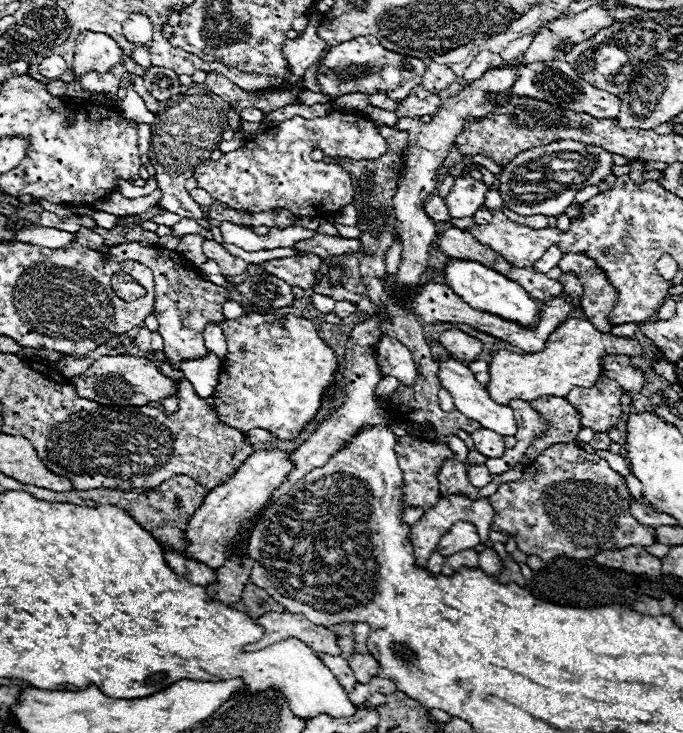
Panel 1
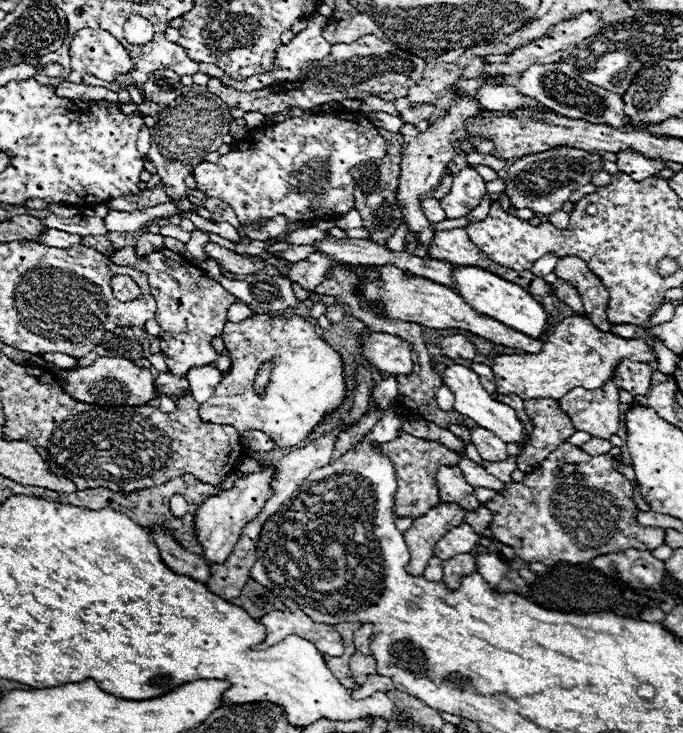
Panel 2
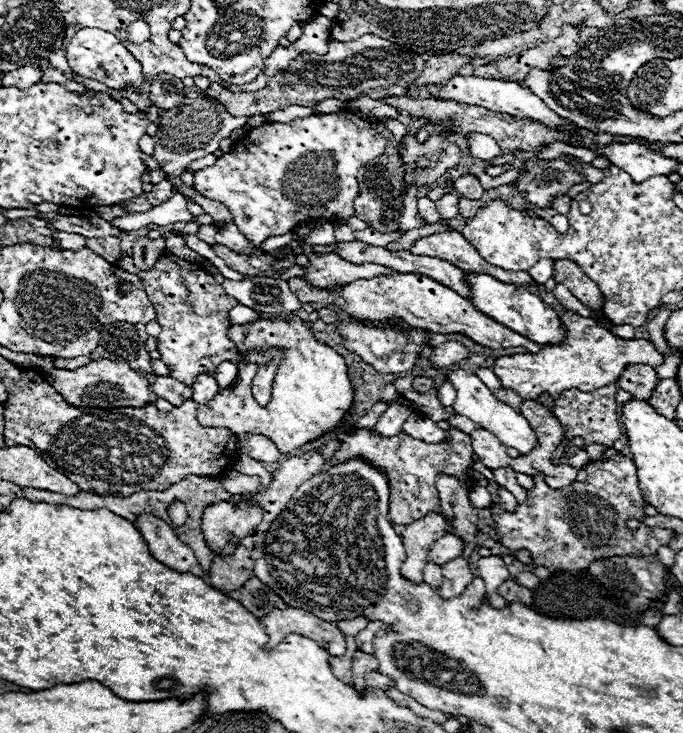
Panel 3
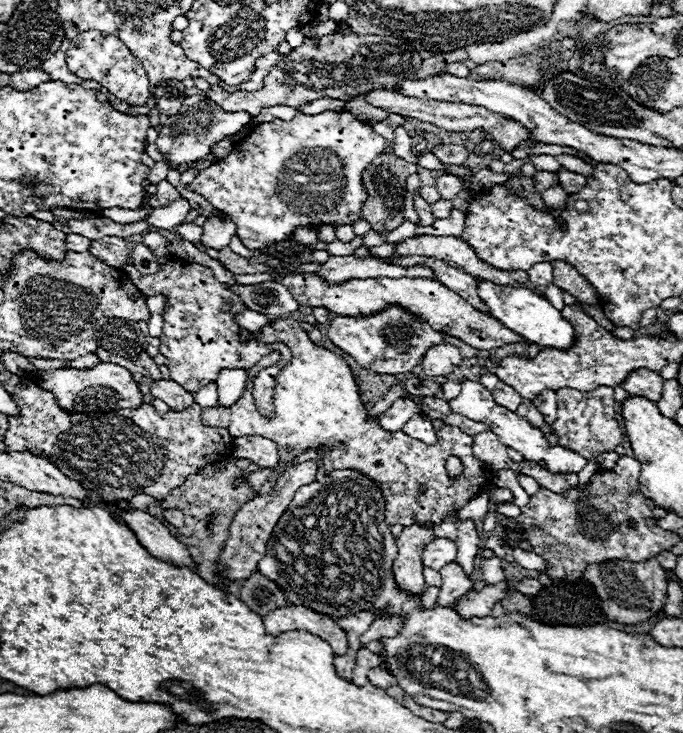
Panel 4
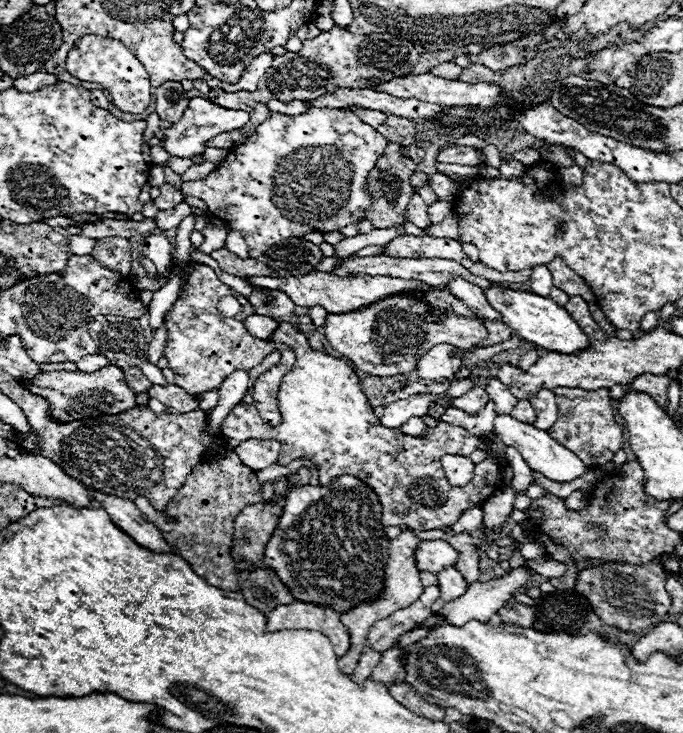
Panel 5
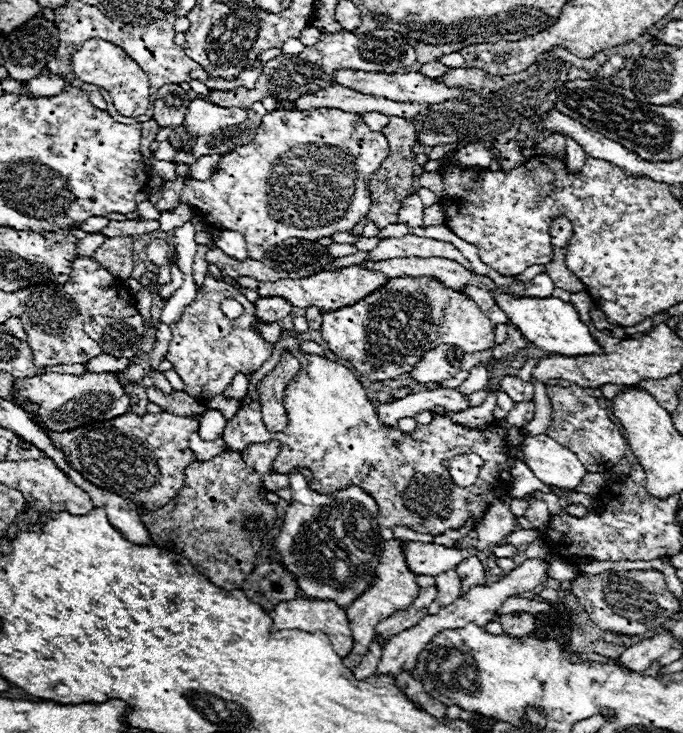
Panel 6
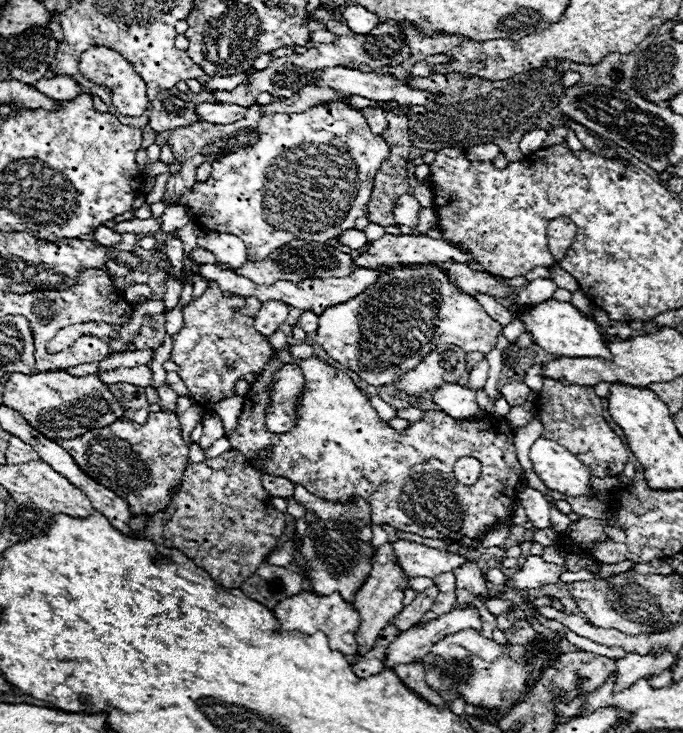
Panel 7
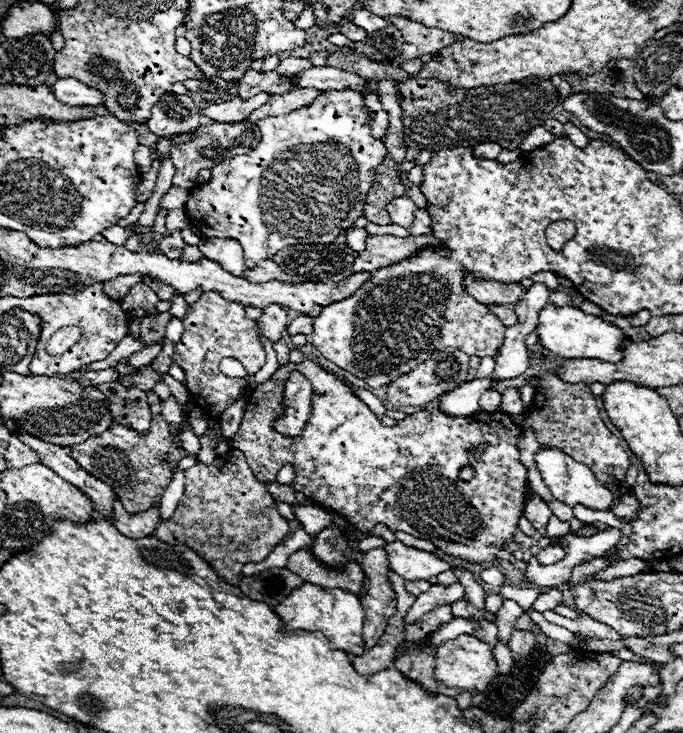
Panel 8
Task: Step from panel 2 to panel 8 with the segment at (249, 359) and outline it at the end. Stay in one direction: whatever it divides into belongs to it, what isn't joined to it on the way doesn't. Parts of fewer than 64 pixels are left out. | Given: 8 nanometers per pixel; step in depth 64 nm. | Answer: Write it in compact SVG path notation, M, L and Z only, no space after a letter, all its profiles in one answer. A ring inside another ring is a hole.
M304 360L304 362L300 362L300 364L288 362L288 366L278 368L266 382L258 384L258 386L250 392L248 404L246 404L246 412L244 412L244 418L242 418L242 424L240 424L240 430L232 436L232 448L238 448L238 450L244 452L248 464L252 466L252 470L254 470L256 478L260 478L260 482L274 481L280 468L282 468L284 464L290 464L290 466L294 468L294 472L296 472L294 488L296 488L298 492L304 492L306 496L310 496L314 502L326 506L328 510L336 510L336 512L344 514L344 516L346 516L354 526L358 526L360 530L372 530L376 524L386 524L386 526L388 526L390 530L394 530L394 532L396 532L396 530L402 530L402 532L408 532L408 534L412 534L412 536L426 538L426 540L434 542L442 552L446 552L446 554L450 554L450 556L454 556L454 558L462 558L462 560L466 560L466 562L488 562L488 560L494 560L494 558L496 558L496 552L504 546L504 542L512 538L512 534L514 534L514 530L516 530L516 522L518 522L518 518L520 518L522 512L524 512L524 502L526 502L528 486L526 486L526 468L524 468L524 464L518 460L518 458L520 458L520 452L518 452L518 436L520 436L520 428L518 428L516 424L512 424L512 420L510 420L508 414L502 414L502 412L492 412L492 414L488 414L488 412L478 412L478 414L474 414L472 418L452 418L452 416L444 414L444 412L438 410L438 408L418 410L416 414L408 416L406 420L400 420L398 426L388 428L388 426L384 426L384 424L376 418L376 414L352 392L352 388L350 388L340 376L336 376L336 374L320 368L316 362ZM292 370L302 372L302 374L308 378L310 386L312 386L312 412L310 412L310 420L306 422L304 432L302 432L300 436L294 436L294 438L278 434L278 432L272 428L272 424L270 424L276 414L282 414L282 382L288 380L288 376L290 376ZM466 464L470 464L470 466L476 468L476 476L474 476L472 482L462 482L462 480L458 478L458 468L460 468L460 466L466 466Z

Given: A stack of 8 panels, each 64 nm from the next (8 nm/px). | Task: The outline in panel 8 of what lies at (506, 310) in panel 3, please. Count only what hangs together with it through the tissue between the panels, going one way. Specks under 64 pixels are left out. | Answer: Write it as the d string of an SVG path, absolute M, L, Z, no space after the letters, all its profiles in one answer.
M550 302L538 312L536 334L540 344L560 358L598 358L612 364L622 360L620 346L628 342L628 336L624 336L620 328L604 322L602 318L584 314L580 308L574 308L574 306L562 308Z

